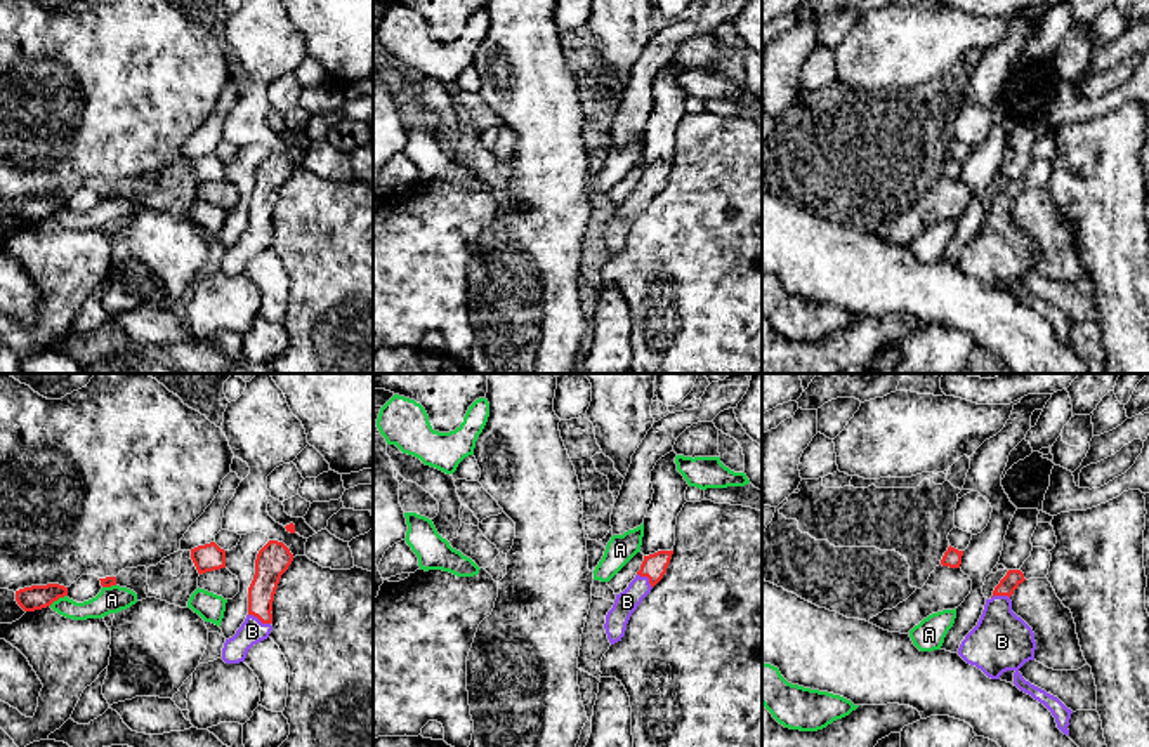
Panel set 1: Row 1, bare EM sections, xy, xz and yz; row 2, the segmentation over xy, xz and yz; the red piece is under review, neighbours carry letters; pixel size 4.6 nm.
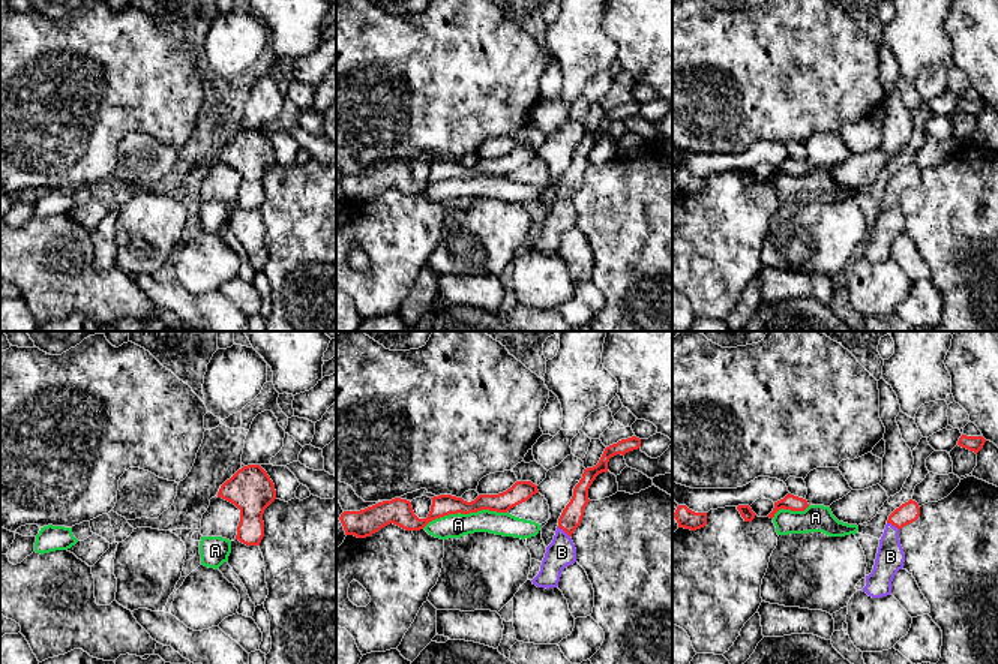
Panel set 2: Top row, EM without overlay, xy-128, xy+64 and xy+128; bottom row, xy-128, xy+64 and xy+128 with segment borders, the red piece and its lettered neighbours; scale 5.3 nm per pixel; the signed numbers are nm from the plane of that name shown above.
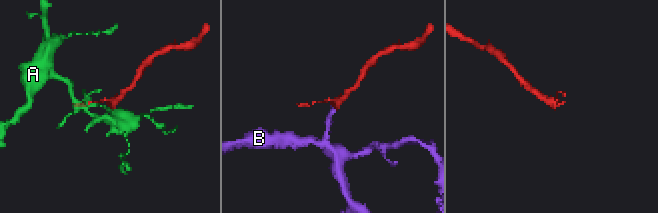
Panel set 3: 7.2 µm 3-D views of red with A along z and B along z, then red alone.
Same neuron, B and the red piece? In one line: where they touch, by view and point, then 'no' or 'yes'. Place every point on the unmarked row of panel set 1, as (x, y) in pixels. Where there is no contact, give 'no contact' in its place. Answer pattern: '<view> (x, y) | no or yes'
xy (259, 230) | yes

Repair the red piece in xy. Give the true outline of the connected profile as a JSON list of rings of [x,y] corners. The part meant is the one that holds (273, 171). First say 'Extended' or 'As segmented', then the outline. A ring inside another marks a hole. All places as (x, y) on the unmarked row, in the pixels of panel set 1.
Extended. [[[269,151],[257,165],[255,186],[248,198],[248,226],[236,245],[226,250],[222,271],[245,273],[248,261],[267,250],[272,241],[272,212],[281,186],[293,172],[290,160],[278,151]]]

